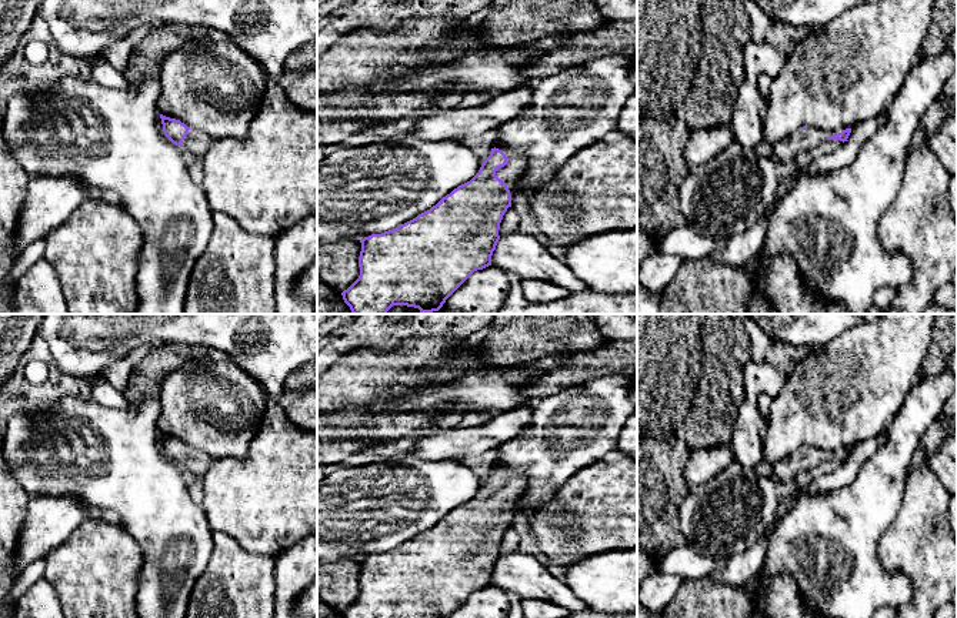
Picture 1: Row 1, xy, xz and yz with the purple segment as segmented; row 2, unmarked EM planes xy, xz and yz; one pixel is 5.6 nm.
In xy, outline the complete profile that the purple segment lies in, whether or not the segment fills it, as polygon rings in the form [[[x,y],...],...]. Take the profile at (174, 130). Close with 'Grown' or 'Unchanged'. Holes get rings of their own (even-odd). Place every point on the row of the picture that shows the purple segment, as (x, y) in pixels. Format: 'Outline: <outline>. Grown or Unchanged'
Outline: [[[160,114],[164,136],[180,146],[189,160],[201,161],[213,144],[213,138],[203,131],[189,128],[176,118]]]. Grown

